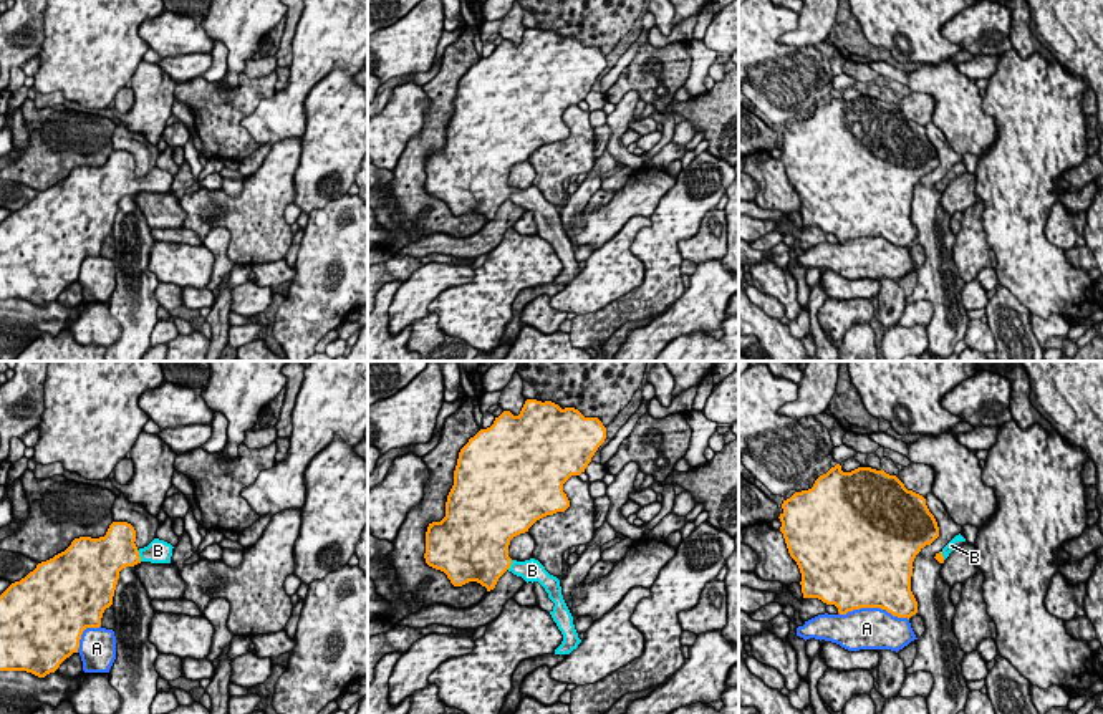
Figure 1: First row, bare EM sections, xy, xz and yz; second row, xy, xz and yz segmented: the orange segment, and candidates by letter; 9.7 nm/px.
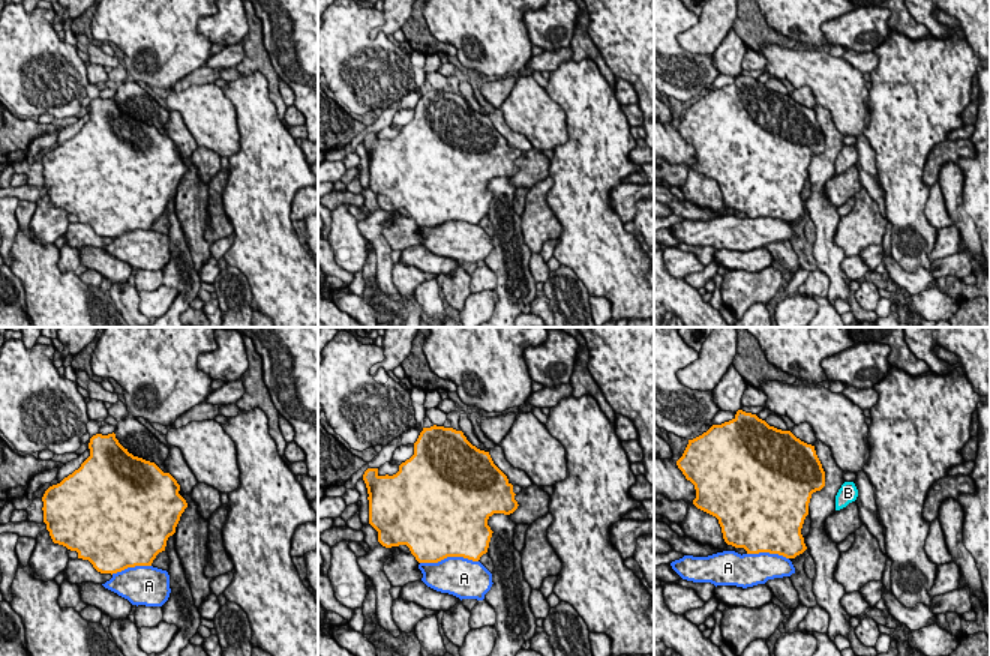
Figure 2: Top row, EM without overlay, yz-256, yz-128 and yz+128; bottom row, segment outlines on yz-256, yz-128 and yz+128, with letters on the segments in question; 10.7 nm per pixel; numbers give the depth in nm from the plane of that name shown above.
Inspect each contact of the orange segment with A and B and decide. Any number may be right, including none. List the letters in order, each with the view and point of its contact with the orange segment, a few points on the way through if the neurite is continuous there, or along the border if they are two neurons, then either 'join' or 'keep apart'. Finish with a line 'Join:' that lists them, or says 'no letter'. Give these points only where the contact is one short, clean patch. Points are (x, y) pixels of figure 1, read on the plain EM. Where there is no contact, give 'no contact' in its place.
A: yz (873, 236) | keep apart
B: xy (138, 184) | across xy (116, 179), (138, 184), (158, 179) | join
Join: B

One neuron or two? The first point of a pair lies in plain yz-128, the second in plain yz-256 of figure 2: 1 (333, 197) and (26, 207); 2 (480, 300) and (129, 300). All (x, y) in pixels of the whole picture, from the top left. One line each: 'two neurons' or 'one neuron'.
1: two neurons
2: two neurons

